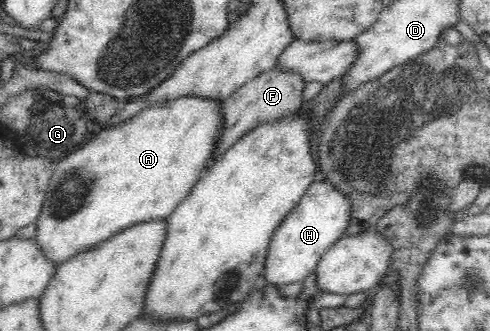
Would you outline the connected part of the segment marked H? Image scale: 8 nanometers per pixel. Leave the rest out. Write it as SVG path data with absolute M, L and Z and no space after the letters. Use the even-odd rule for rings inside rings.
M324 180L315 181L272 234L263 272L266 284L292 284L314 273L320 258L344 234L350 210L344 194Z

